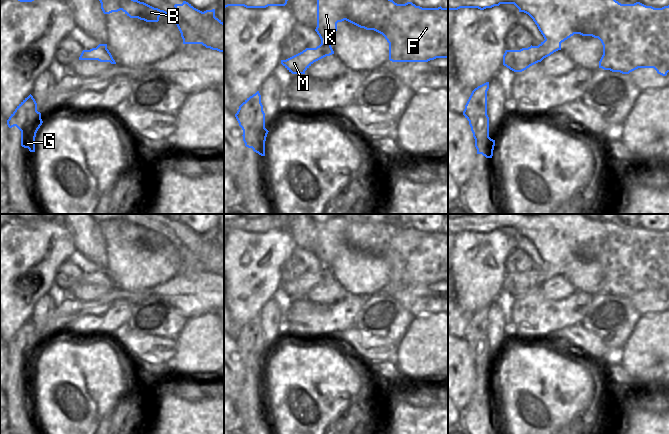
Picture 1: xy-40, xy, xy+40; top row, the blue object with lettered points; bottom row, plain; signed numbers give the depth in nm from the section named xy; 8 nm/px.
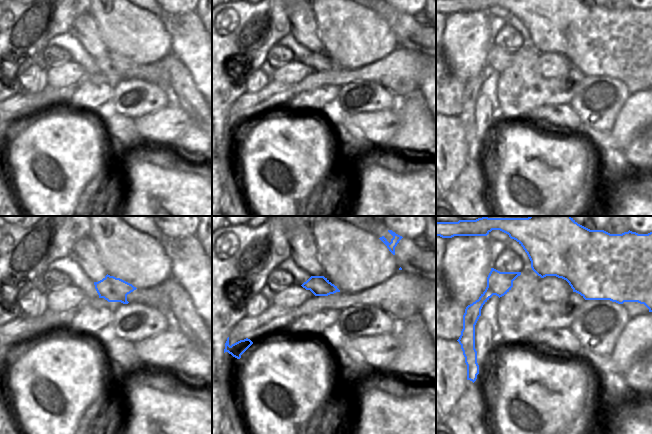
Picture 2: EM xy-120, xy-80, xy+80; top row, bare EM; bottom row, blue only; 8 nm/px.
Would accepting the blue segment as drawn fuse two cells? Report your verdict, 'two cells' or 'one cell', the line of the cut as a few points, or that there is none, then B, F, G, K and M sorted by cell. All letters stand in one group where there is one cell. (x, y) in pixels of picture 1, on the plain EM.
two cells; cut in xy+40 along (545, 263), (548, 267), (560, 268); B F K / G M

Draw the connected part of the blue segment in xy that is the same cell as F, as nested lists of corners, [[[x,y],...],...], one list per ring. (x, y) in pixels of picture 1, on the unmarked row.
[[[342,216],[317,222],[317,251],[321,268],[331,268],[337,247],[348,245],[382,258],[389,267],[392,286],[428,286],[448,282],[448,232],[422,232],[412,226],[397,228],[389,222],[354,222]]]

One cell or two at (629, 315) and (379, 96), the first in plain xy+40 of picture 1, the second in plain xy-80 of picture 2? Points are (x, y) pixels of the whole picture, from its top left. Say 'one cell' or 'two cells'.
one cell

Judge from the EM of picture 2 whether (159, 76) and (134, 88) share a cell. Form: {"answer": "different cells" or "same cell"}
{"answer": "different cells"}

